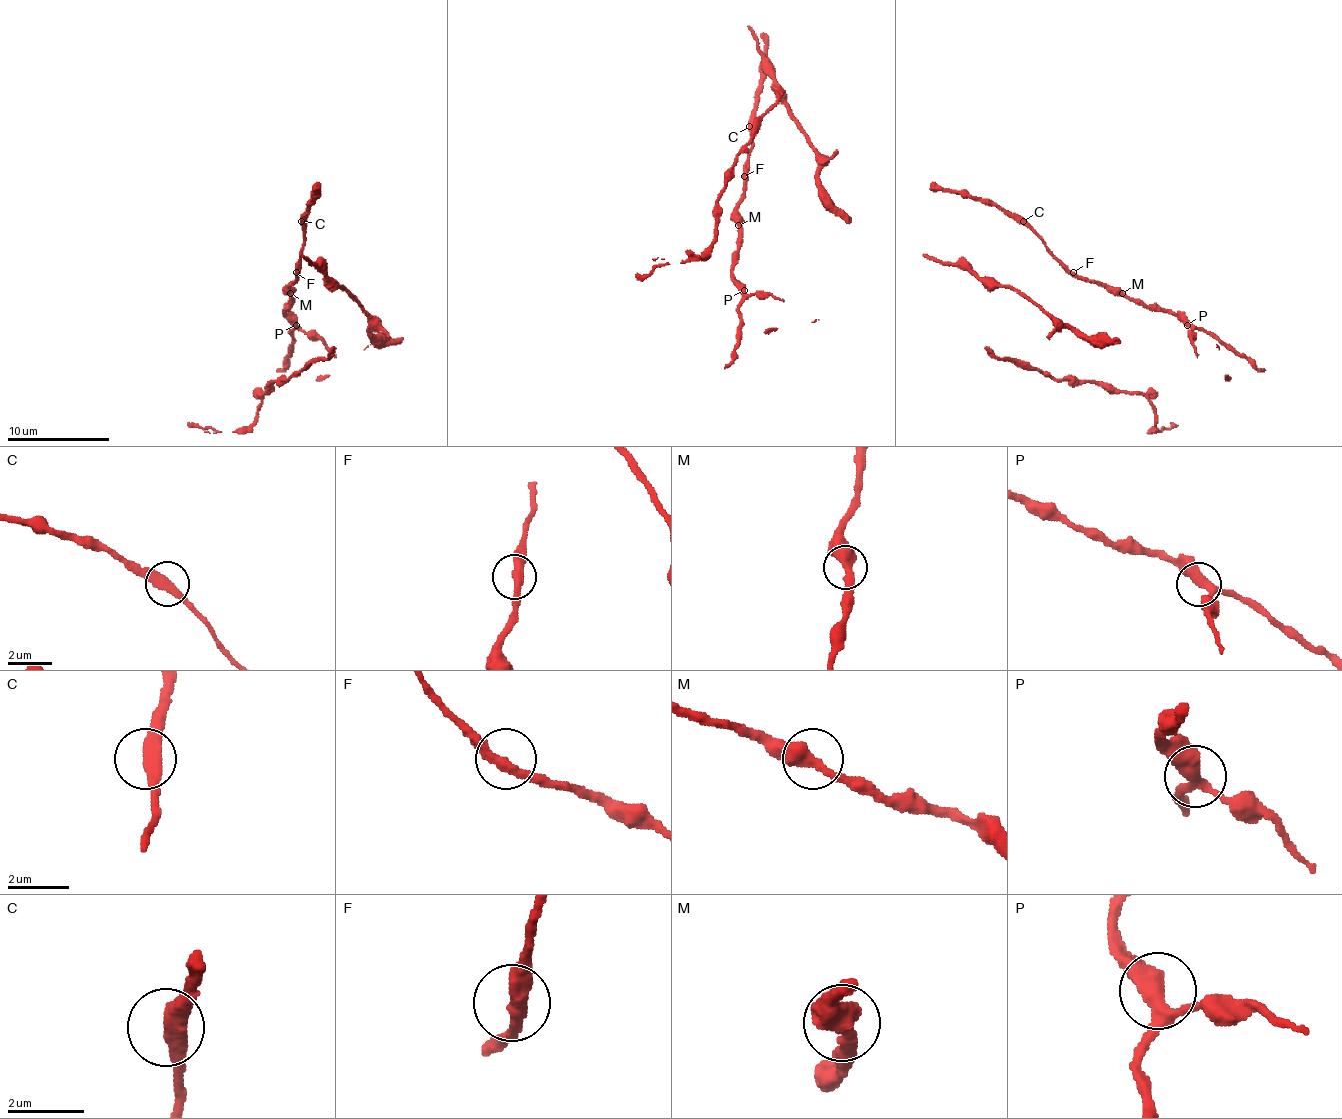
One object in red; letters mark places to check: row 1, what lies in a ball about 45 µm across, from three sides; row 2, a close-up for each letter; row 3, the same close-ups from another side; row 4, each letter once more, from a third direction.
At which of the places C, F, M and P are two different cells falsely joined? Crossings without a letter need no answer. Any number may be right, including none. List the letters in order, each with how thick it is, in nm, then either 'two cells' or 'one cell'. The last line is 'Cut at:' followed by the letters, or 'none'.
C: 440 nm | one cell
F: 360 nm | one cell
M: 480 nm | one cell
P: 380 nm | one cell
Cut at: none

